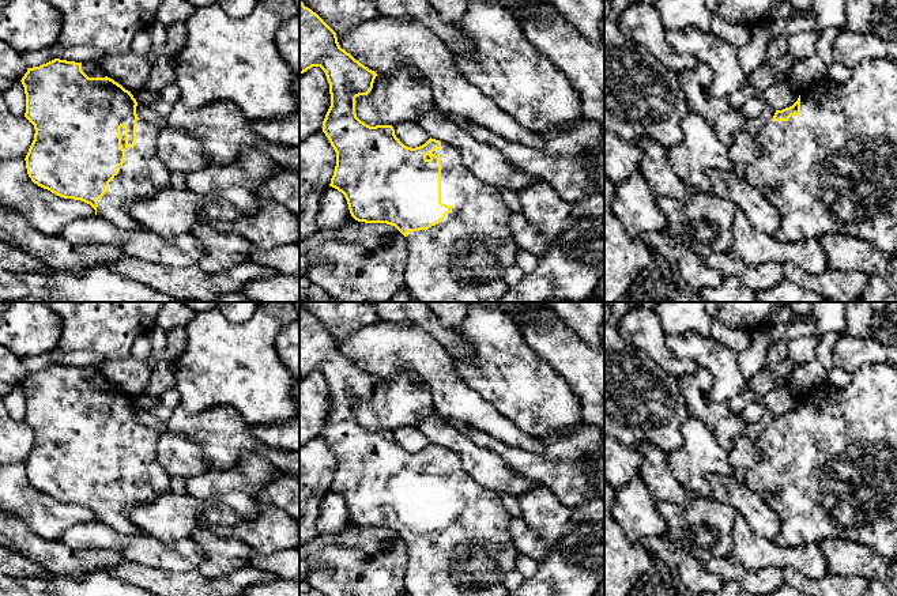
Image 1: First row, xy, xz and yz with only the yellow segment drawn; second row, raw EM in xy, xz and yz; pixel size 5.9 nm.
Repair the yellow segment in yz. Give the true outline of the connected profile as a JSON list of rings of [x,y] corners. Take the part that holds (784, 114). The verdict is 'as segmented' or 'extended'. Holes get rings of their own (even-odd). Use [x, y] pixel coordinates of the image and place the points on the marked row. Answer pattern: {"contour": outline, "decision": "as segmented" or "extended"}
{"contour": [[[868,59],[852,68],[845,83],[828,76],[813,82],[792,106],[776,110],[754,137],[760,155],[746,165],[745,180],[779,210],[781,220],[774,237],[780,242],[838,233],[897,254],[897,61]]], "decision": "extended"}

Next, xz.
{"contour": [[[299,0],[299,73],[306,72],[312,67],[320,67],[327,76],[329,83],[331,106],[323,121],[323,132],[328,137],[331,146],[336,152],[336,166],[333,176],[331,178],[329,186],[342,192],[347,200],[351,216],[358,222],[365,223],[387,223],[395,226],[404,237],[407,242],[407,249],[410,252],[404,272],[406,288],[412,301],[415,302],[500,302],[501,297],[508,291],[509,284],[504,280],[505,271],[516,265],[516,254],[520,249],[516,239],[510,233],[509,216],[510,210],[505,205],[501,193],[482,182],[475,177],[464,165],[461,152],[452,144],[440,142],[436,139],[429,139],[425,144],[411,148],[404,146],[395,135],[392,125],[376,125],[370,127],[361,121],[355,113],[355,98],[359,95],[368,95],[372,88],[377,73],[358,60],[355,60],[350,53],[340,48],[338,42],[336,33],[310,8],[305,7]]], "decision": "extended"}

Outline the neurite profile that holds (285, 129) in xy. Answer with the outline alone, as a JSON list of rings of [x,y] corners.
[[[299,110],[271,120],[250,121],[250,124],[256,133],[270,143],[299,146]]]

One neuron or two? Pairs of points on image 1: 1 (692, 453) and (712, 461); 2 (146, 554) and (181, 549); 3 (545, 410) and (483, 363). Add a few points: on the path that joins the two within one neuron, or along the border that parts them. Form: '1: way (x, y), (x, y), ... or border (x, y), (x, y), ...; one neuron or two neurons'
1: way (697, 455), (707, 456); one neuron
2: way (154, 554), (173, 554); one neuron
3: way (530, 395), (505, 370), (498, 370); one neuron

